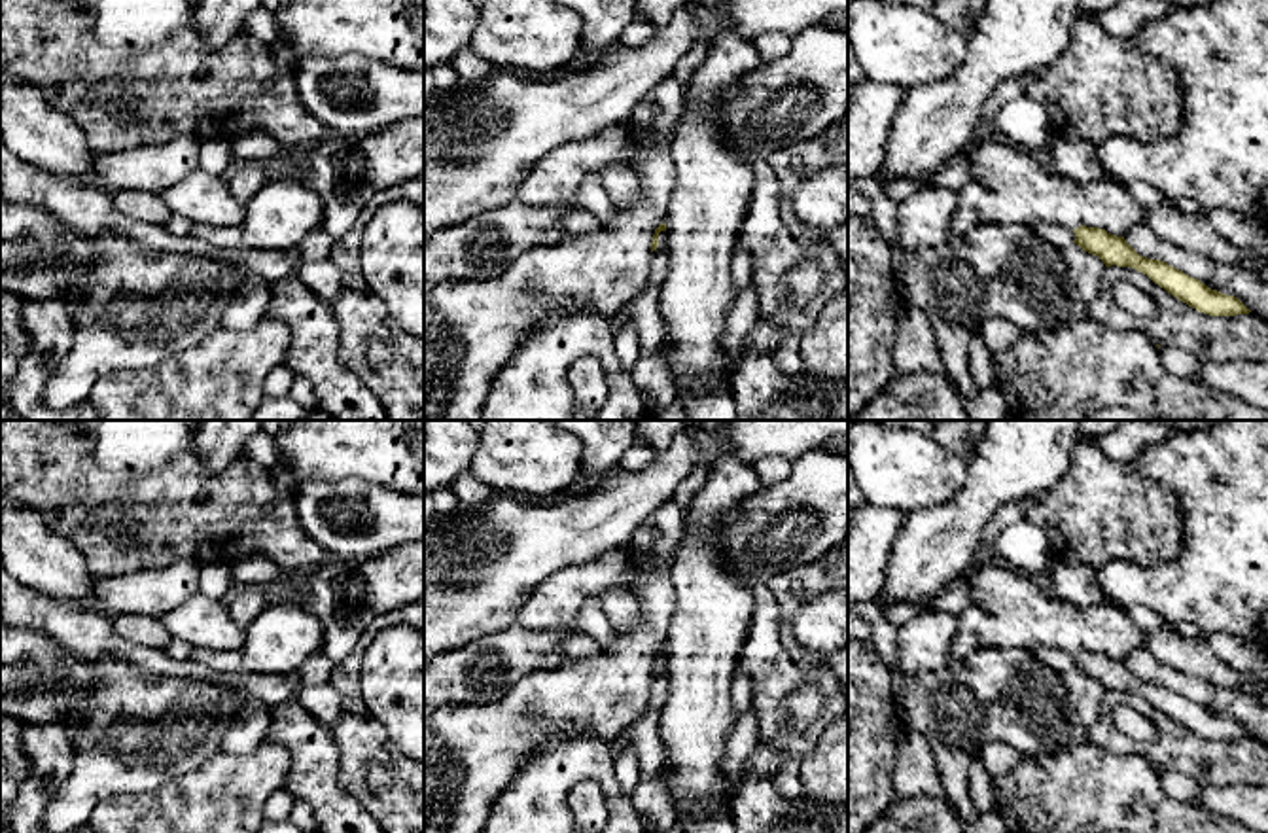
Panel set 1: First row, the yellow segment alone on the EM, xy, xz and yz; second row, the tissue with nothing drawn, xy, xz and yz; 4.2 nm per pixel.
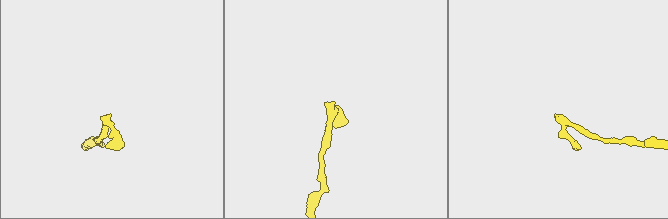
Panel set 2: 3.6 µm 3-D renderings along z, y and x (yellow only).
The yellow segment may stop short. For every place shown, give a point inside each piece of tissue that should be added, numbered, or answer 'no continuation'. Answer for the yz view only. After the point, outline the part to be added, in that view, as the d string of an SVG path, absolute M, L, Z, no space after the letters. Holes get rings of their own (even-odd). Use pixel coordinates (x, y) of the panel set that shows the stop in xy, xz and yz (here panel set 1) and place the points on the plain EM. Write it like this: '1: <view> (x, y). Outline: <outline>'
1: yz (1056, 659). Outline: M1037 646L1031 649L1035 653L1035 657L1048 668L1056 670L1056 672L1064 672L1067 668L1071 668L1075 665L1075 657L1069 651L1064 649L1054 649L1054 647L1047 647L1047 646Z

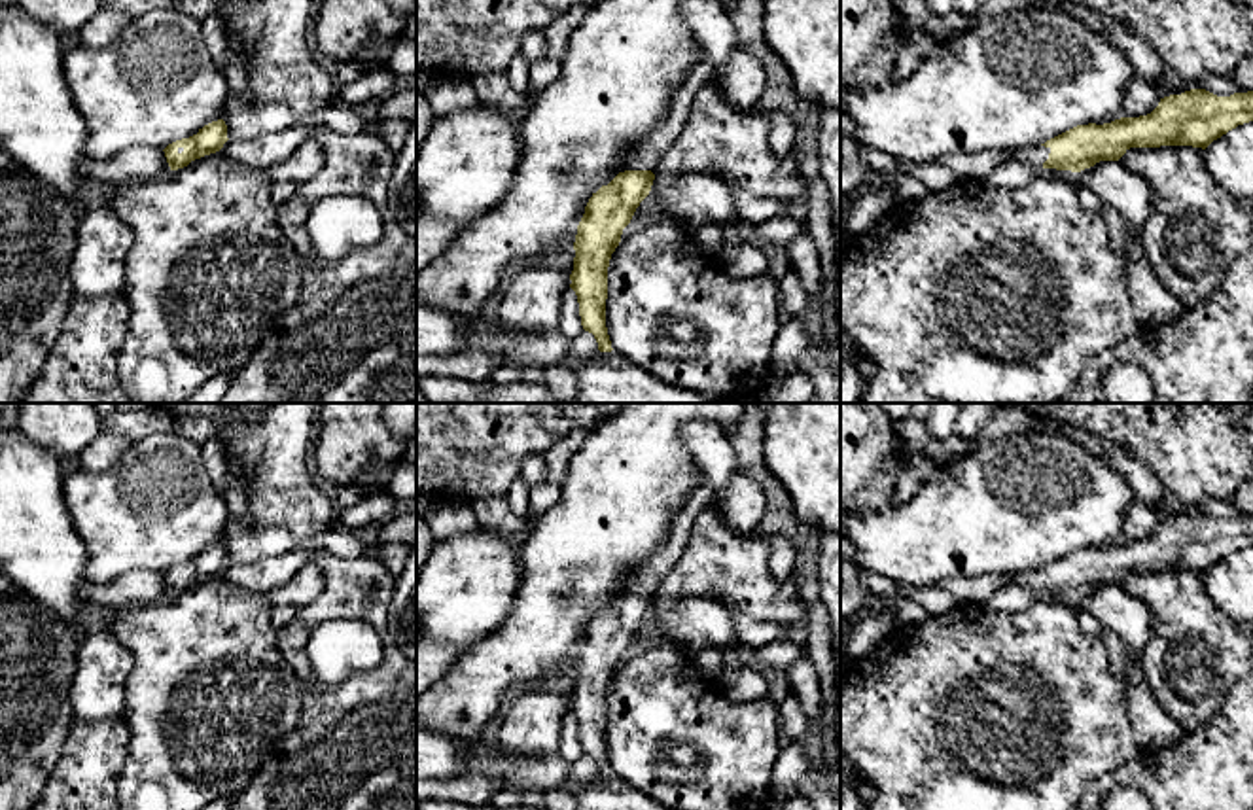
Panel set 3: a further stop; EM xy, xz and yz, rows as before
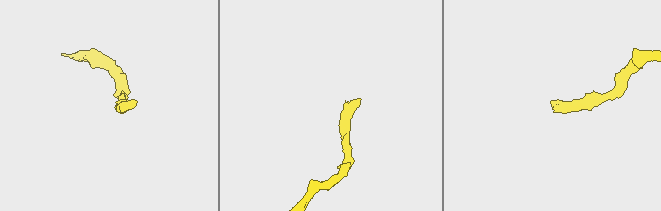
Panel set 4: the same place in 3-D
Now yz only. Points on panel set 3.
1: yz (1036, 580). Outline: M1041 568L1026 570L1015 573L1016 585L1028 587L1035 592L1035 596L1043 594L1043 587L1049 583L1050 572L1045 572Z

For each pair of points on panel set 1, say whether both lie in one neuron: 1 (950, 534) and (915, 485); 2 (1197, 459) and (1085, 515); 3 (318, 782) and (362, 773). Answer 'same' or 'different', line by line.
1: different
2: different
3: different

